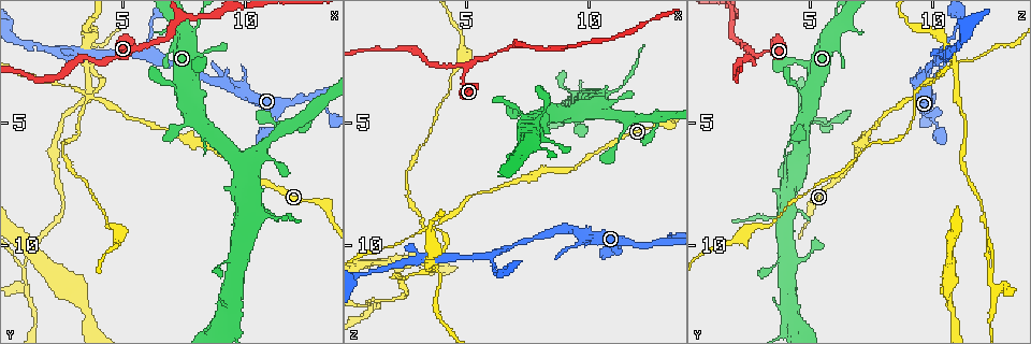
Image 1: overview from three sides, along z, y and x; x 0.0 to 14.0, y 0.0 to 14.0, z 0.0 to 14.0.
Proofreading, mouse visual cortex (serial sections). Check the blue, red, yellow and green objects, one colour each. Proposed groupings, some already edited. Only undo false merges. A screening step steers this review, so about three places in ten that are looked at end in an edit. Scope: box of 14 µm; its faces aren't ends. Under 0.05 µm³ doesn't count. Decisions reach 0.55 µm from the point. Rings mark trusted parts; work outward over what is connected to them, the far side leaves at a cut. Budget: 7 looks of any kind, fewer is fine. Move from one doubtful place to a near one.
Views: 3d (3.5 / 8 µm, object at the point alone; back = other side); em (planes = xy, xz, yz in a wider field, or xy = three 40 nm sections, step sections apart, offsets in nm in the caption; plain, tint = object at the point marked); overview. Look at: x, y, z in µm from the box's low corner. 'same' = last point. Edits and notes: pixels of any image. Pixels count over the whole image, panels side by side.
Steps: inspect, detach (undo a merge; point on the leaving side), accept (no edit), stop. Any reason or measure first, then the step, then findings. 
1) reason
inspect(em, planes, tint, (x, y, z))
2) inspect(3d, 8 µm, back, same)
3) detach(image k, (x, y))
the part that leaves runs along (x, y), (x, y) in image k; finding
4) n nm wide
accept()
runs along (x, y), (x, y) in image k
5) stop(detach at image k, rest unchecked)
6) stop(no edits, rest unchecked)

four-way junction
inspect(3d, 3.5 µm, (10.4, 8.3, 4.0))

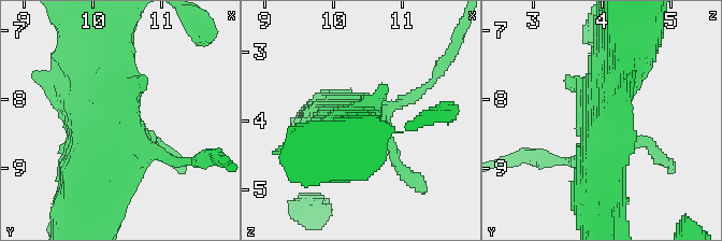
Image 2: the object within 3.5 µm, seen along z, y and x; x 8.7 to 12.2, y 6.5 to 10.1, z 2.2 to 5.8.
now the EM
inspect(em, planes, plain, same)

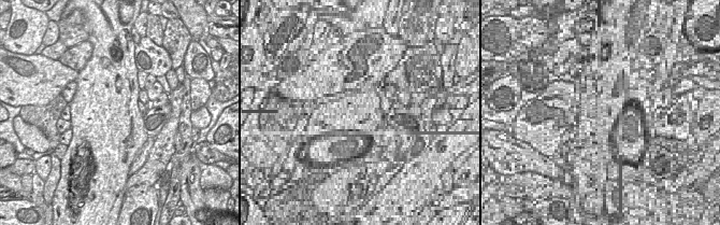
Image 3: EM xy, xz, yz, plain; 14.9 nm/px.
where the object lies
inspect(em, planes, tint, same)

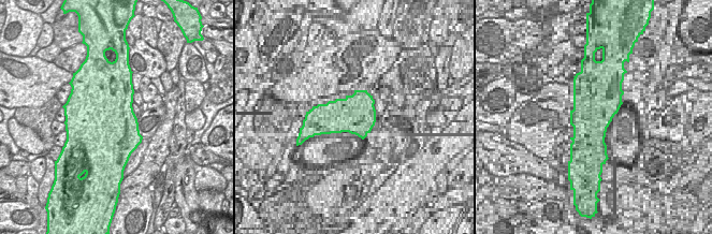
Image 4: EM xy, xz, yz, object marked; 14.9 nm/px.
detach(image 2, (564, 160))
the part that leaves runs along (139, 145), (175, 161), (215, 155) in image 2; a second cell is stuck on

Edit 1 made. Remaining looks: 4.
a narrow waist
inspect(3d, 3.5 µm, (7.9, 1.2, 6.0))

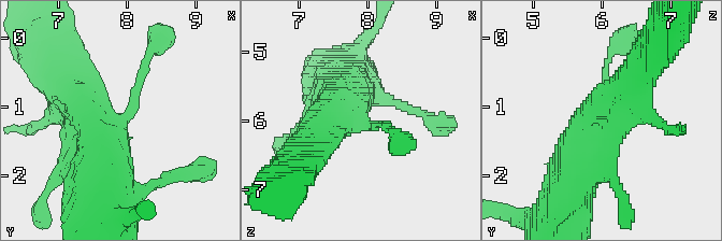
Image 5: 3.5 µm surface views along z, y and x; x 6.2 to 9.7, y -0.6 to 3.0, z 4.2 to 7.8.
inspect(em, xy, step 3, tint, (7.85, 1.25, 6.00))

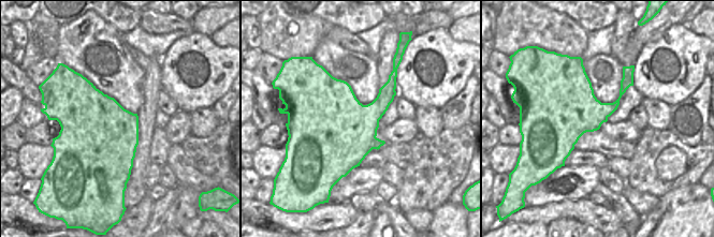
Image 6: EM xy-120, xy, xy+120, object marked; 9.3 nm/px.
inspect(em, planes, tint, same)

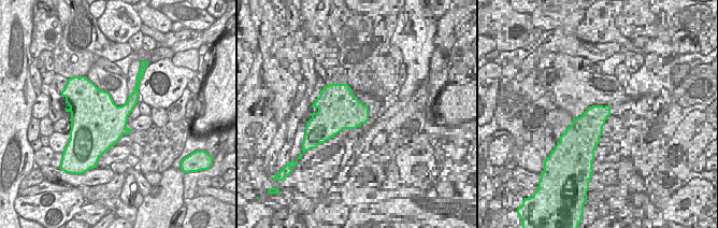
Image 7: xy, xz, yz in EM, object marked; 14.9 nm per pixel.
accept()
one cell here

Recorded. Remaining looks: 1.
stop(detach at image 2, rest unchecked)

